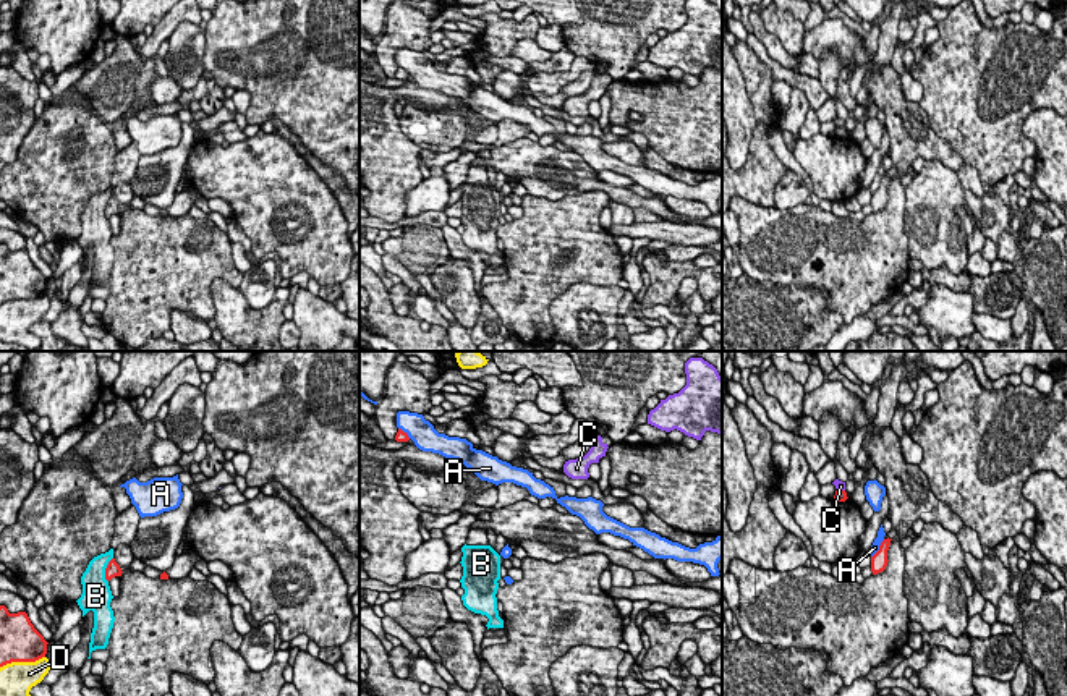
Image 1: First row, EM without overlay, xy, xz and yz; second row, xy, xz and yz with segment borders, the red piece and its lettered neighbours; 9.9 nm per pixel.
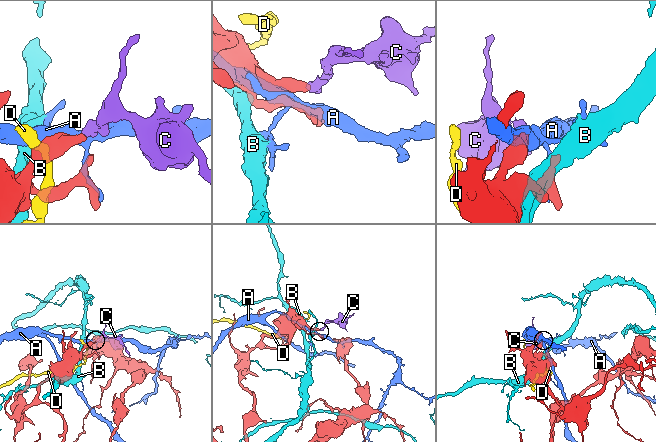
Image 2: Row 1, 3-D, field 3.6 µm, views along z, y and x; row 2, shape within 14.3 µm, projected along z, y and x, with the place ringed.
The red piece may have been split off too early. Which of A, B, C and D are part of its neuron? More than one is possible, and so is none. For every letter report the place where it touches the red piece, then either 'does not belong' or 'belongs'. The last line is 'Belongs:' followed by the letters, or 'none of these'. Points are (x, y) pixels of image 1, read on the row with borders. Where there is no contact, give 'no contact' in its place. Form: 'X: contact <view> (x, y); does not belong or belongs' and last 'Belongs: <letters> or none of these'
A: contact yz (879, 549); does not belong
B: contact xy (106, 570); does not belong
C: contact yz (841, 491); does not belong
D: contact xy (21, 661); does not belong
Belongs: none of these

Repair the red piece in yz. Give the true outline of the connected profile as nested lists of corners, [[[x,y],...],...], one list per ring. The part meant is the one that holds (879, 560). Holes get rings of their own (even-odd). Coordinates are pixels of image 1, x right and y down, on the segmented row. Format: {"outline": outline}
{"outline": [[[884,539],[879,545],[879,550],[871,557],[871,571],[873,575],[878,575],[881,571],[886,570],[887,567],[887,550],[889,550],[889,545],[891,545],[891,541],[892,539]]]}

